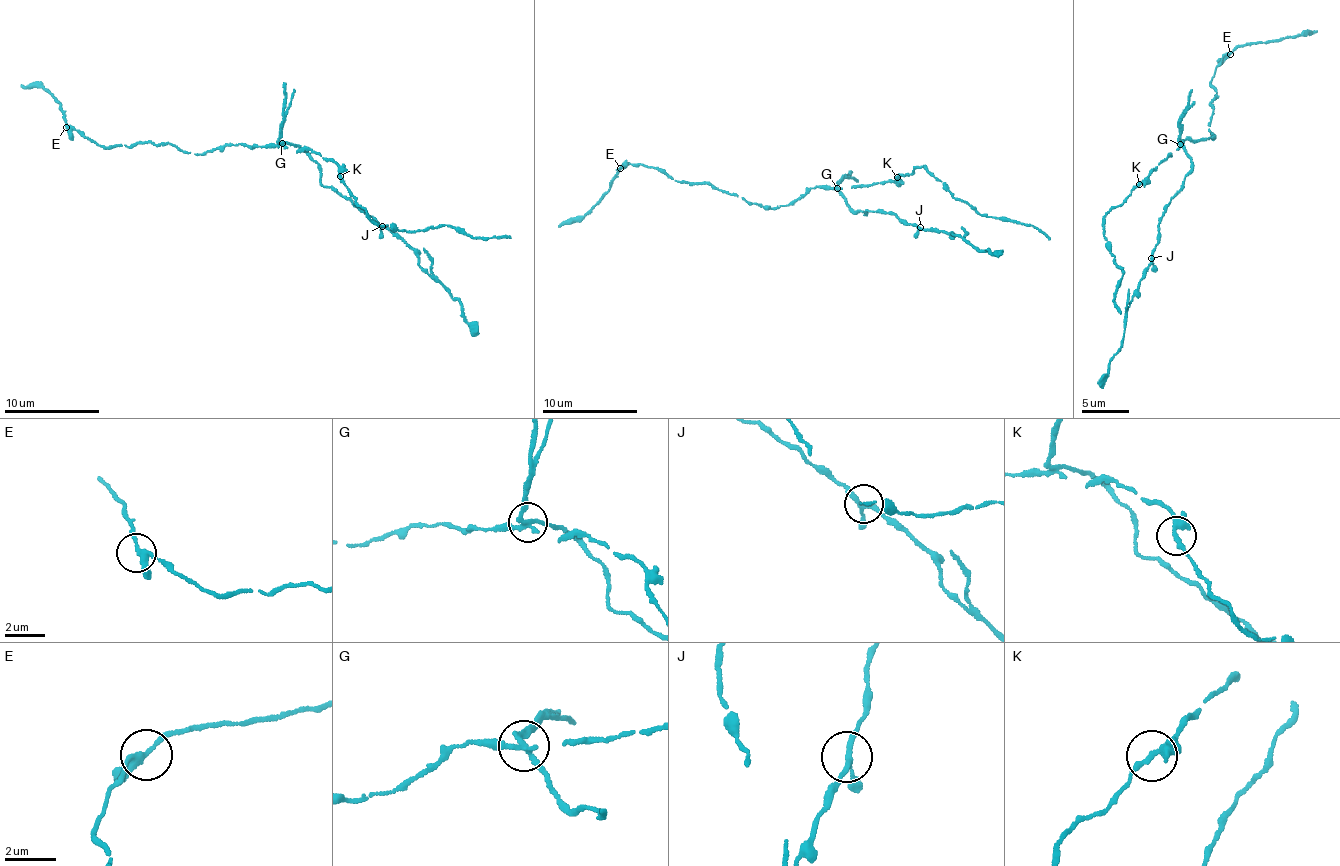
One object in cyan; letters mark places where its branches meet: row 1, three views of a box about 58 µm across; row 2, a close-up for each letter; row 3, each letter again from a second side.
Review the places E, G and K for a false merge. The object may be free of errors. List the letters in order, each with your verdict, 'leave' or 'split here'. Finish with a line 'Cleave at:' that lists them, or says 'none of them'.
E: leave
G: split here
K: leave
Cleave at: G

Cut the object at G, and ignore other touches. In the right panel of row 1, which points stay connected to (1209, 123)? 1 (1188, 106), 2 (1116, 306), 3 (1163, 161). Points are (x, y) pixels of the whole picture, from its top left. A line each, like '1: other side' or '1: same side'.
1: other side
2: same side
3: same side

